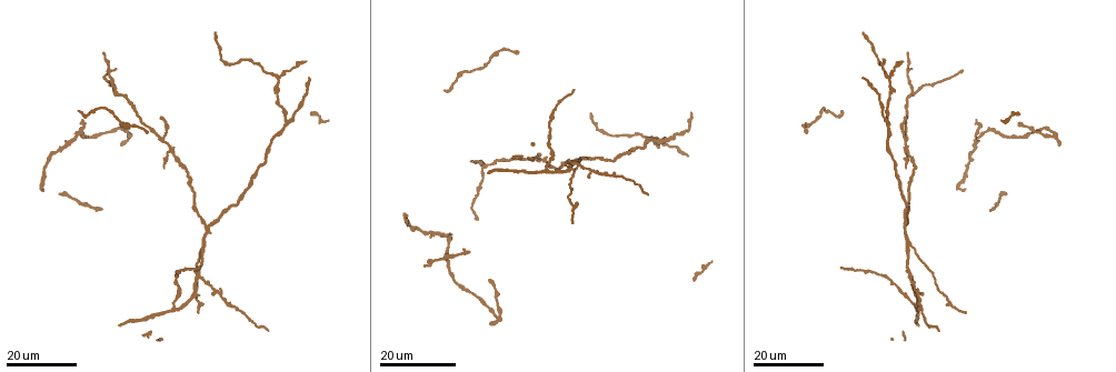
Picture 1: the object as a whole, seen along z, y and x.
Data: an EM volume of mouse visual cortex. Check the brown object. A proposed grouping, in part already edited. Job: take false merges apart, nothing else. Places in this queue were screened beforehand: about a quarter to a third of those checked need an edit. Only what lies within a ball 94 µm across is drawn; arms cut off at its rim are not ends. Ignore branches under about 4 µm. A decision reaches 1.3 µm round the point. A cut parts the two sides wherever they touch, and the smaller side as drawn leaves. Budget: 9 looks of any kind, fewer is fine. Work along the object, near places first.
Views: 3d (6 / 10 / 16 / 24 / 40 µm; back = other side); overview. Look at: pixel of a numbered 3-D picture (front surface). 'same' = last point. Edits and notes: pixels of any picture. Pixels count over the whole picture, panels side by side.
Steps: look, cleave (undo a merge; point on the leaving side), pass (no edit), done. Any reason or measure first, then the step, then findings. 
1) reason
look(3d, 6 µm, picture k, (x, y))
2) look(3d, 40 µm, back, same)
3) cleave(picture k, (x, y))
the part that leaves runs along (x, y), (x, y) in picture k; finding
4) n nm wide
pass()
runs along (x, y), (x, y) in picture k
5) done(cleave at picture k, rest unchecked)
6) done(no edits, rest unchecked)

branch point
look(3d, 24 µm, picture 1, (891, 77))

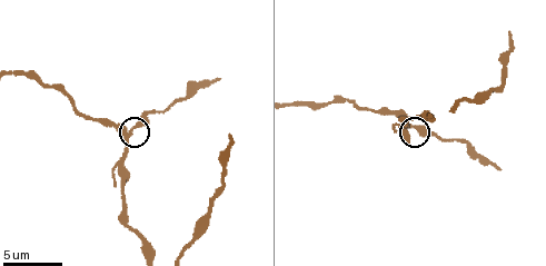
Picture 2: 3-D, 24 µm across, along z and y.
look(3d, 6 µm, picture 2, (128, 133))

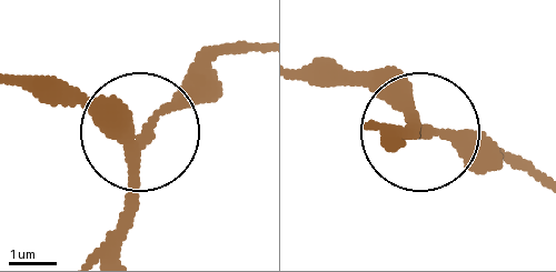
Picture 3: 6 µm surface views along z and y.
280 nm wide
pass()
one cell here

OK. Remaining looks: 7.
arms part here
look(3d, 24 µm, picture 1, (669, 141))

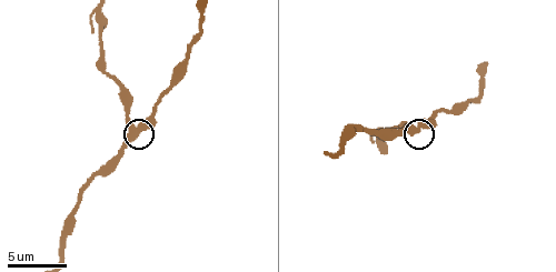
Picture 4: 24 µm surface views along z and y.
look(3d, 10 µm, picture 4, (134, 128))

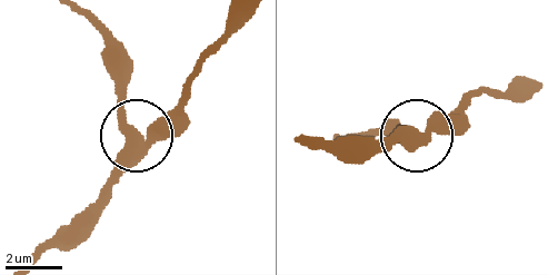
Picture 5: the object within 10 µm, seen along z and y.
pass()
runs along (41, 253), (91, 202), (127, 145), (189, 89) in picture 5; continuous, no second cell

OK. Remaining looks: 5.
small branch off a trunk
look(3d, 16 µm, picture 1, (169, 151))

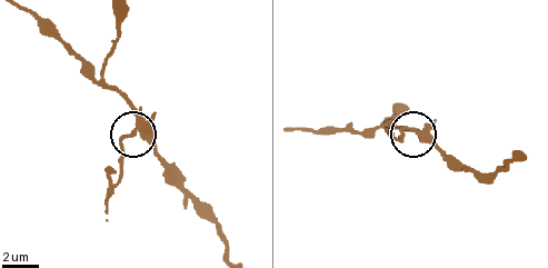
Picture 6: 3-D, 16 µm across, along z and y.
look(3d, 6 µm, picture 6, (138, 129))

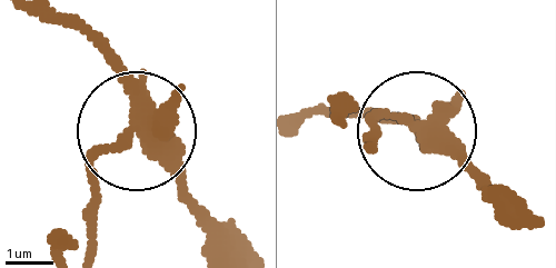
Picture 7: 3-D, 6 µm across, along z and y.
side arm 6 µm; 5 arms
cleave(picture 7, (95, 182))
a second cell is stuck on

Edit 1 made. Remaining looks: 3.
see it whole again
look(overview)

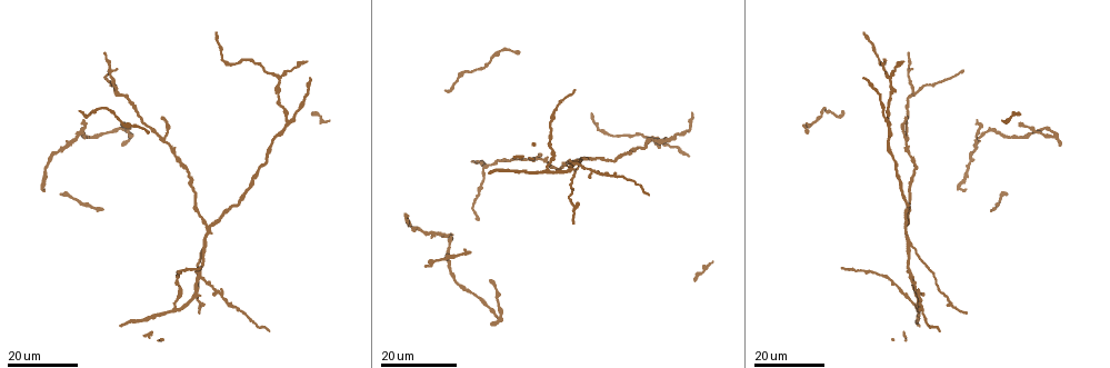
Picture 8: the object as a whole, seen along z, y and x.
small branch off a trunk
look(3d, 16 µm, picture 8, (197, 276))

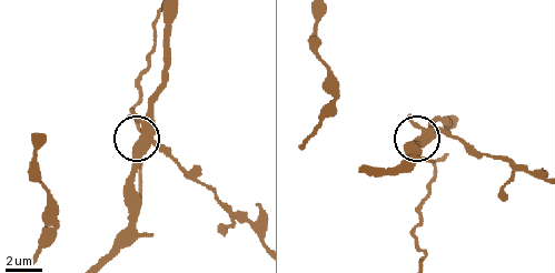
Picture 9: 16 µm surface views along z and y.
look(3d, 10 µm, picture 9, (428, 137))

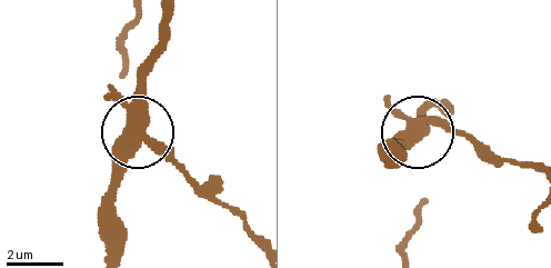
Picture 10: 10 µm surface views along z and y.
3 arms
cleave(picture 10, (183, 168))
a second cell is stuck on

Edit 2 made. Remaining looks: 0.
done(cleave at picture 7, cleave at picture 10, rest unchecked)

